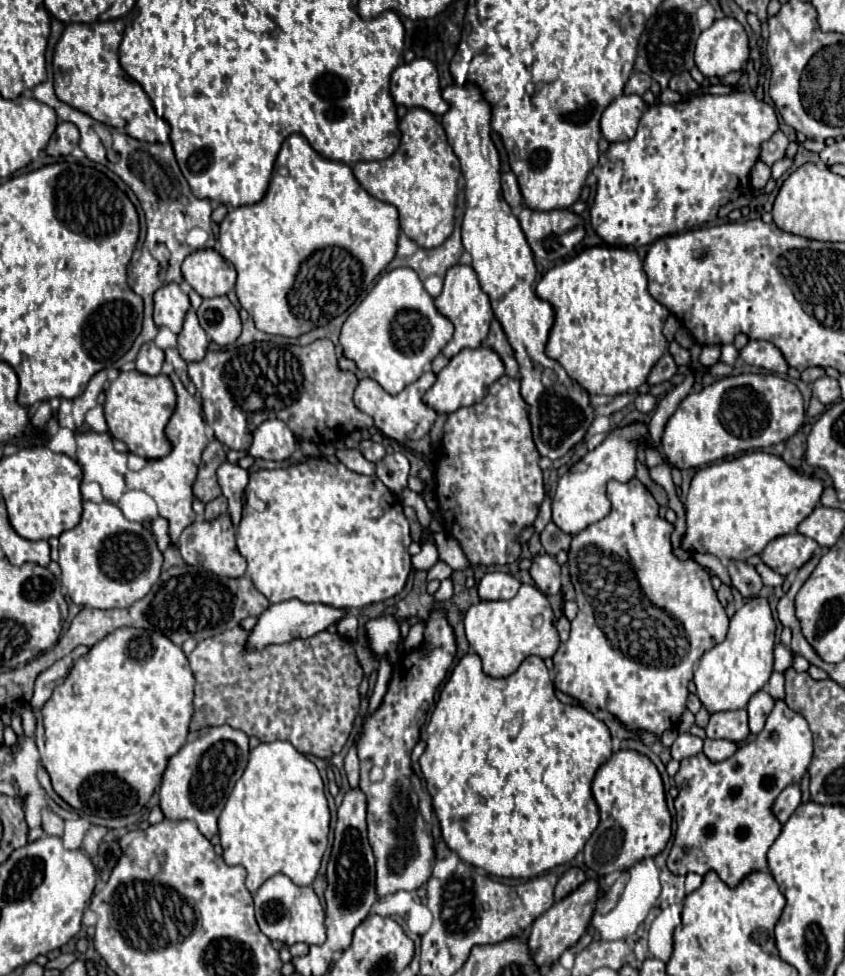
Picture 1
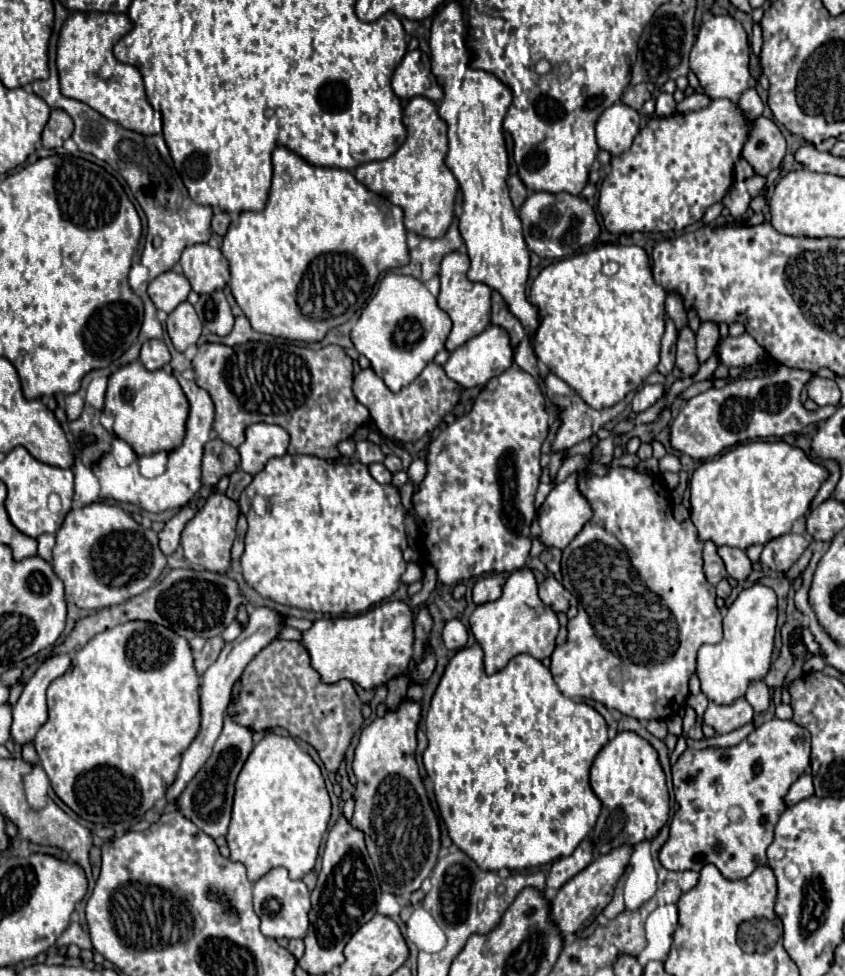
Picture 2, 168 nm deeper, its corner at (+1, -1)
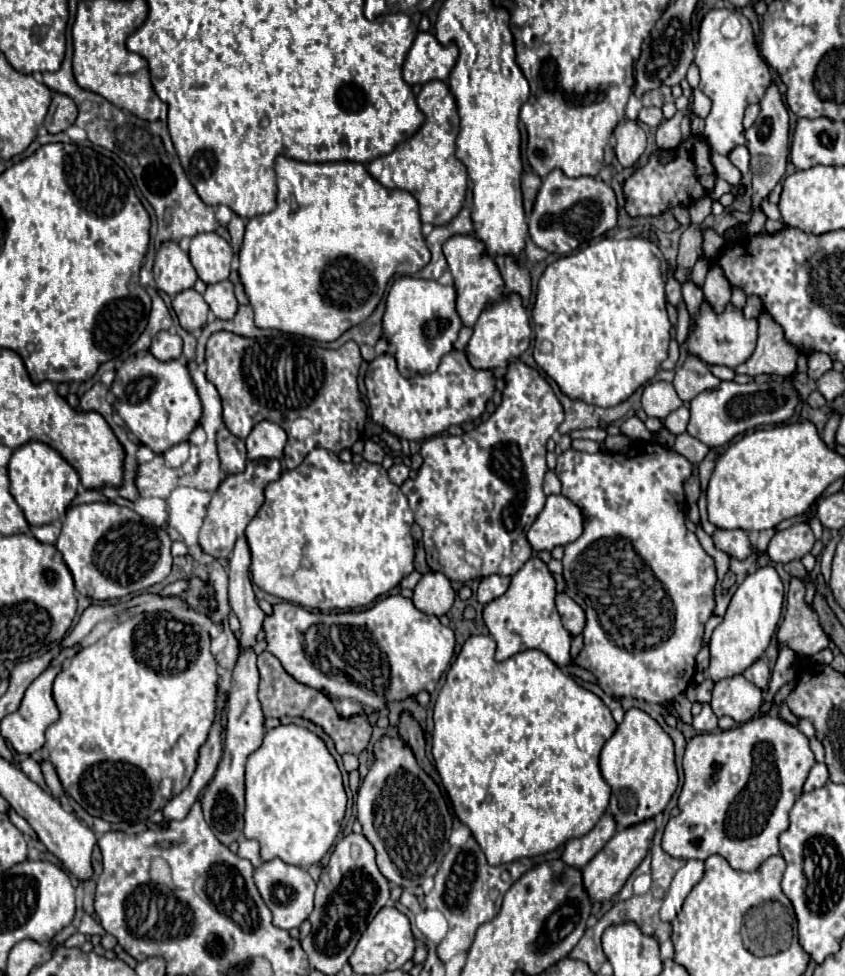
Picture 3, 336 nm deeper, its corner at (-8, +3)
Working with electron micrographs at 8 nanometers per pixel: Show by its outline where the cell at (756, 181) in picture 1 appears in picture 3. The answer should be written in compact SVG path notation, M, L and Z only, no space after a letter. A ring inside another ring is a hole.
M741 145L741 147L733 149L733 153L729 153L729 159L743 173L743 179L747 181L751 177L751 171L749 171L749 149L745 145Z

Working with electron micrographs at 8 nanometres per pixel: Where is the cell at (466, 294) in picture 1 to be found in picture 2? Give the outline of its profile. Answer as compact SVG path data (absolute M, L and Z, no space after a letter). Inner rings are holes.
M452 251L444 255L440 263L440 295L438 295L438 305L448 313L452 319L452 331L446 341L446 349L454 351L460 345L464 345L470 337L482 333L490 325L490 293L492 289L484 283L472 283L466 277L466 271L470 267L470 259L462 251Z

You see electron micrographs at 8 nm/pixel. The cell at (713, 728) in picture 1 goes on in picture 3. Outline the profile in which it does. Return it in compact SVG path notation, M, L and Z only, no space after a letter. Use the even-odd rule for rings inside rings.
M743 675L715 683L711 709L717 717L731 717L737 723L751 721L761 707L761 689L749 685Z

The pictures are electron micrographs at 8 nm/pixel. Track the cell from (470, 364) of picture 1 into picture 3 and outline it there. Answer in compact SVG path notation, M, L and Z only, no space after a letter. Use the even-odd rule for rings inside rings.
M517 295L503 297L501 301L489 305L479 321L473 327L473 335L465 347L465 355L469 363L475 369L495 369L495 367L507 367L513 361L521 357L521 353L531 343L531 325L529 325L529 313L521 305L521 299Z

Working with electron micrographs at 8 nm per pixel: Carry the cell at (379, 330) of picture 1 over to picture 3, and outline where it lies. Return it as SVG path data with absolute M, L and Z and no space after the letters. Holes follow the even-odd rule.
M403 275L389 289L383 313L383 339L389 343L397 361L397 369L405 379L433 373L443 355L453 349L453 341L461 329L461 319L455 311L455 289L443 287L437 281Z

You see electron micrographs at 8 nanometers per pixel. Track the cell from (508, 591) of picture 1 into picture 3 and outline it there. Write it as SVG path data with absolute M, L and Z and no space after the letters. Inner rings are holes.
M503 575L483 577L479 583L479 589L477 589L477 601L483 605L491 603L493 599L501 597L507 591L509 583L511 583L511 577L503 577Z

